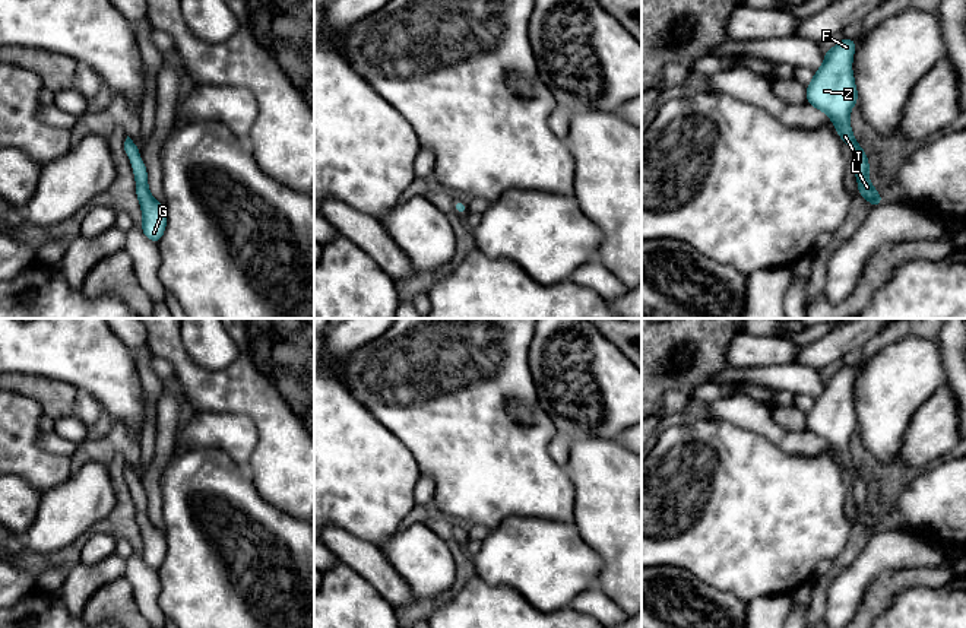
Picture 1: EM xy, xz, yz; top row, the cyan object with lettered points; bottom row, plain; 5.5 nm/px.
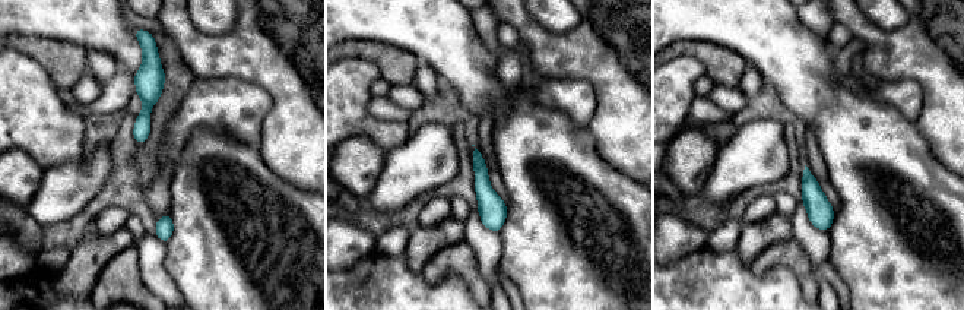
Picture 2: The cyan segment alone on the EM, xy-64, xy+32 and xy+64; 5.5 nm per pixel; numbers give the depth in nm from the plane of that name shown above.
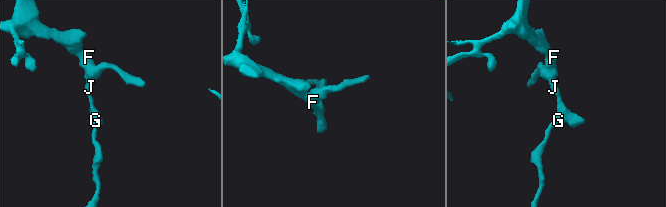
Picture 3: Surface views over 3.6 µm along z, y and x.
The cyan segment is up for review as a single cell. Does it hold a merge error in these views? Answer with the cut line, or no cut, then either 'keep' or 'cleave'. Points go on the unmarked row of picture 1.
no cut | keep

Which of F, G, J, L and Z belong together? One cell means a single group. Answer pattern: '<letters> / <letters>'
F G J L Z

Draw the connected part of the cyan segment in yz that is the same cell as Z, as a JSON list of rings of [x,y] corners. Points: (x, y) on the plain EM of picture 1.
[[[843,364],[837,372],[826,378],[823,393],[814,399],[814,406],[805,413],[807,428],[830,444],[842,470],[851,473],[855,483],[853,498],[856,501],[859,521],[875,535],[884,527],[868,505],[868,483],[853,464],[849,451],[849,440],[858,431],[858,419],[852,402],[855,374],[856,368]]]

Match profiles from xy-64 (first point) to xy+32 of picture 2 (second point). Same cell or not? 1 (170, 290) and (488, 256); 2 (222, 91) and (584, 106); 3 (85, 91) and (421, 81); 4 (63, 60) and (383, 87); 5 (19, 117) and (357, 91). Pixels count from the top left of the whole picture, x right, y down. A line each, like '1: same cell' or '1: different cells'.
1: same cell
2: same cell
3: different cells
4: different cells
5: same cell

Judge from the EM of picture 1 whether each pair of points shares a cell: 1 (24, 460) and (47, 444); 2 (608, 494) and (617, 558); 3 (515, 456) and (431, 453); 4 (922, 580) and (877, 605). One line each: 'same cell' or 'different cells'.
1: different cells
2: same cell
3: same cell
4: same cell

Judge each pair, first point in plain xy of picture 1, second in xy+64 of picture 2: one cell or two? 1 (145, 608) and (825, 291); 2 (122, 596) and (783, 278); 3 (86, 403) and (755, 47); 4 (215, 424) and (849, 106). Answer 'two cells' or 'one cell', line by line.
1: two cells
2: two cells
3: two cells
4: two cells

